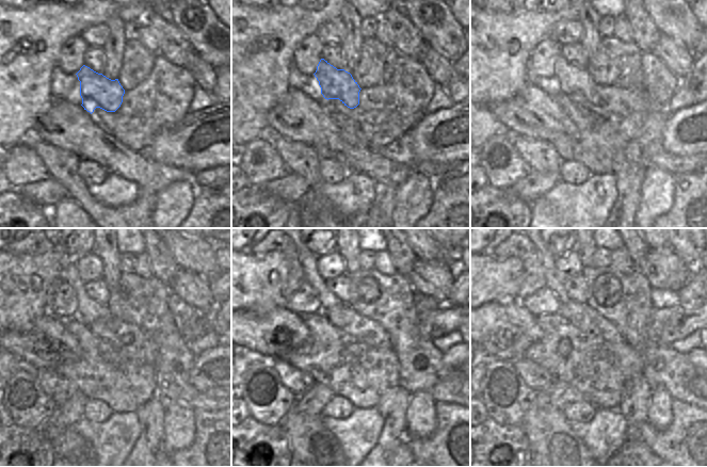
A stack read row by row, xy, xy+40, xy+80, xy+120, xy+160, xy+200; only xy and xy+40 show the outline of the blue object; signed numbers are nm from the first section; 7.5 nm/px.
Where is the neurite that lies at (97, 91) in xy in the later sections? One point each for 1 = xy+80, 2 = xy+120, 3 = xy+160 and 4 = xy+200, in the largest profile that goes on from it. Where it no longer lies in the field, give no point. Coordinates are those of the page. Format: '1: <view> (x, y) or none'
1: xy+80 (572, 79)
2: xy+120 (89, 310)
3: xy+160 (327, 300)
4: xy+200 (563, 296)

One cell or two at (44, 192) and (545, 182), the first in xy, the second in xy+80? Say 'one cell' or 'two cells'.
one cell

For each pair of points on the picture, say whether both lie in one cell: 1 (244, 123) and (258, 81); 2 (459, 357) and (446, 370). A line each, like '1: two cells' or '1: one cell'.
1: one cell
2: one cell

